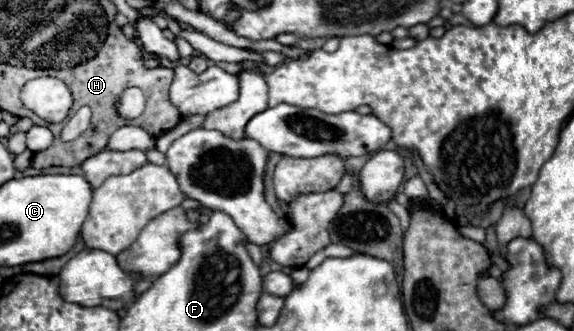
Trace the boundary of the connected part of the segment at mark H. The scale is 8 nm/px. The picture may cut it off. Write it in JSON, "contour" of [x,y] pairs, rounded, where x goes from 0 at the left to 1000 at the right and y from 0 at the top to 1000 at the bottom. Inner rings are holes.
{"contour":[[[192,79],[188,91],[188,133],[181,133],[181,145],[174,145],[174,157],[167,163],[167,175],[125,205],[125,211],[101,211],[101,236],[111,242],[118,254],[118,266],[125,272],[129,290],[129,332],[136,332],[139,320],[157,320],[164,350],[160,350],[160,387],[153,387],[143,411],[136,411],[129,423],[129,435],[115,435],[105,423],[105,393],[108,381],[87,381],[87,393],[94,399],[94,429],[84,453],[59,465],[56,477],[56,502],[59,508],[84,508],[84,502],[115,502],[115,508],[129,508],[139,502],[146,483],[167,471],[171,459],[185,453],[188,435],[188,411],[195,411],[195,399],[202,399],[202,387],[213,387],[220,375],[230,381],[244,381],[244,387],[303,387],[314,363],[317,344],[293,308],[293,260],[300,248],[303,218],[296,205],[268,205],[258,211],[247,187],[247,157],[244,139],[220,115],[209,91],[209,79]],[[223,260],[240,260],[251,290],[254,290],[254,332],[240,350],[240,363],[220,363],[209,356],[206,344],[206,296],[213,284],[213,272],[220,272]]]}

